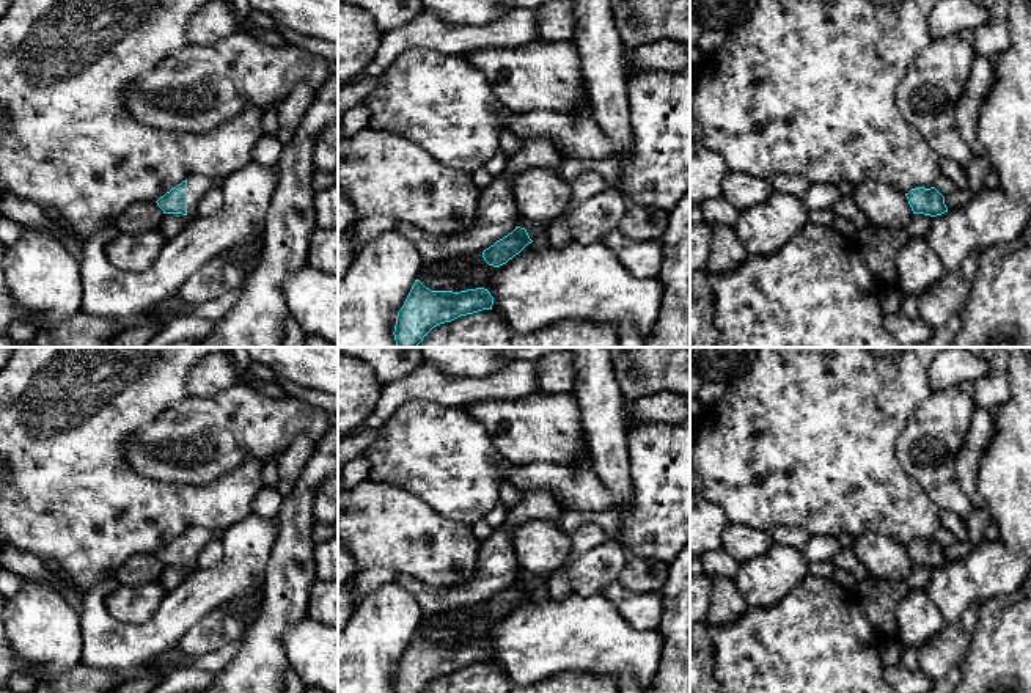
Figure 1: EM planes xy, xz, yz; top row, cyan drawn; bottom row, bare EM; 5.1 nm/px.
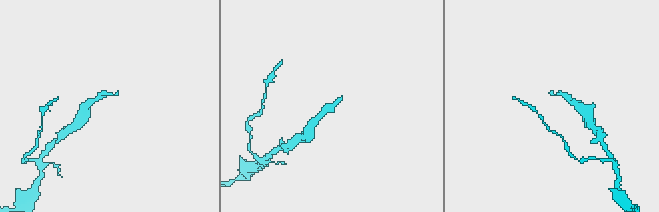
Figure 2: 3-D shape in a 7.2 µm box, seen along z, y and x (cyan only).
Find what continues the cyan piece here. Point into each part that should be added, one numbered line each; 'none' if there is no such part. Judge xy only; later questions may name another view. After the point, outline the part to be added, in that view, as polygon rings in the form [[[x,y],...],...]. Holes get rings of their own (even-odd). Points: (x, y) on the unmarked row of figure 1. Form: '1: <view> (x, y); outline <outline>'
1: xy (197, 538); outline [[[192,526],[187,531],[187,567],[196,567],[203,547],[214,537],[214,531],[209,528]]]

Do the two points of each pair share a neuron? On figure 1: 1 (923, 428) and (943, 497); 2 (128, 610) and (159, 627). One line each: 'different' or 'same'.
1: same
2: different

